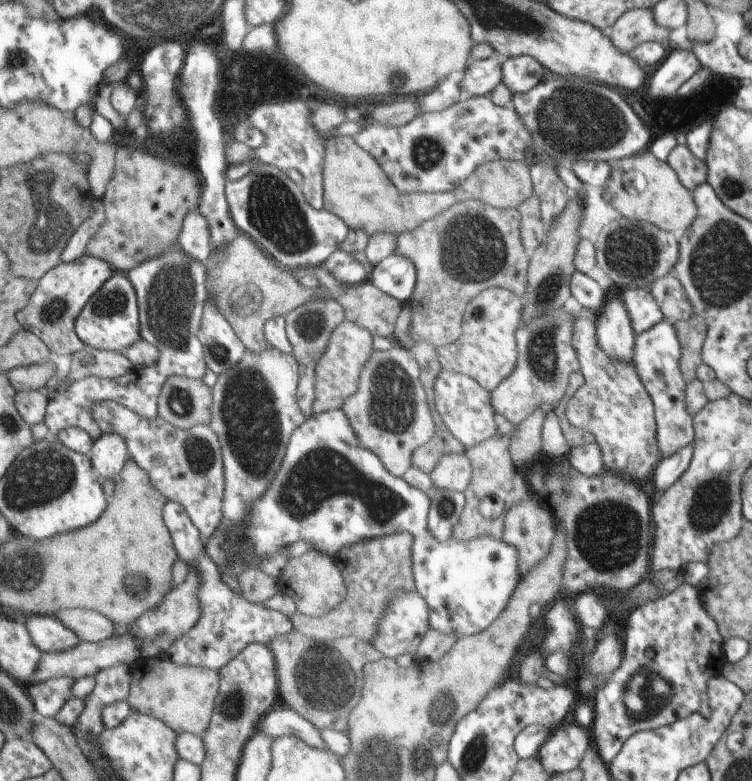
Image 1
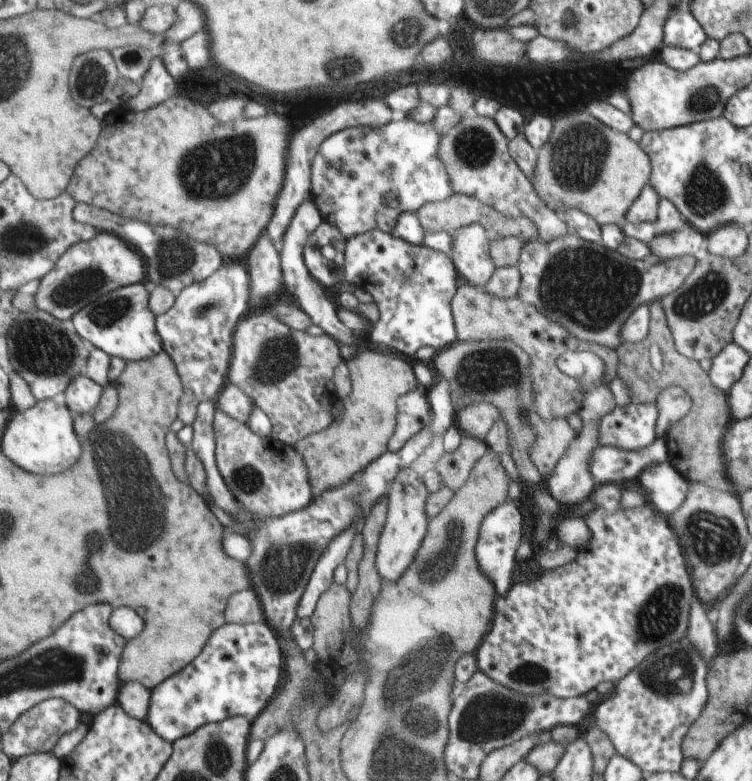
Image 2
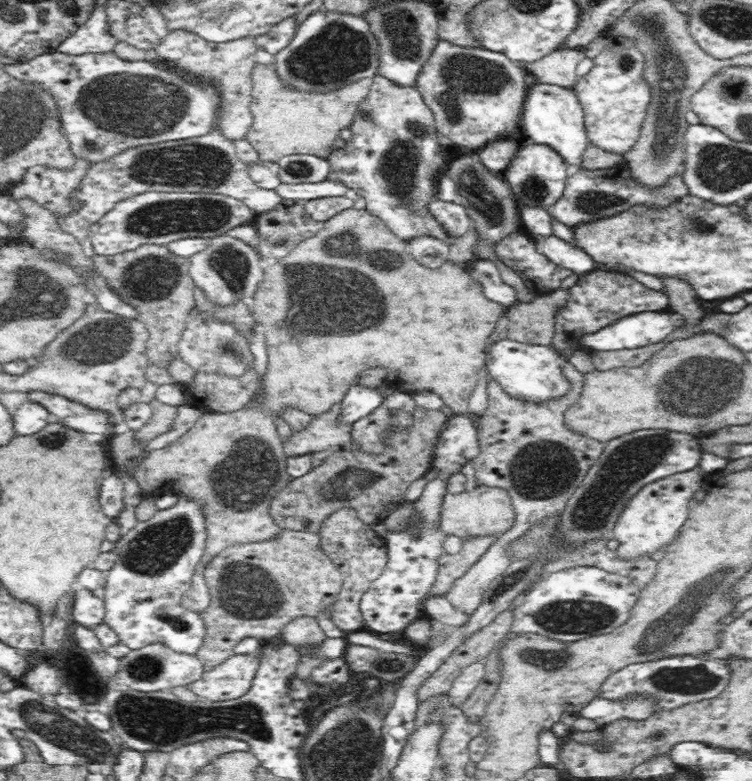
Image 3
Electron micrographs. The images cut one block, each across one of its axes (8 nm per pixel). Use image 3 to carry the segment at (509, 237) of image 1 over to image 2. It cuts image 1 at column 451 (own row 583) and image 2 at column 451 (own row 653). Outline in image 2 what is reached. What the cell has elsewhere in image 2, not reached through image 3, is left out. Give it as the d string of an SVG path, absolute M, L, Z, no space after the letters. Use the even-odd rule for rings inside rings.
M453 194L449 200L443 200L439 204L427 204L427 206L421 206L415 216L419 218L419 224L421 228L425 230L425 234L439 234L439 232L447 232L447 234L457 234L457 230L465 228L465 226L471 226L471 224L479 224L485 228L487 232L487 238L489 242L499 242L503 238L521 238L521 240L529 240L537 234L537 228L535 228L535 222L529 220L529 218L523 218L523 216L517 216L517 218L509 218L501 212L497 212L495 208L483 204L481 200L477 198L471 198L471 196L465 196L465 194Z

